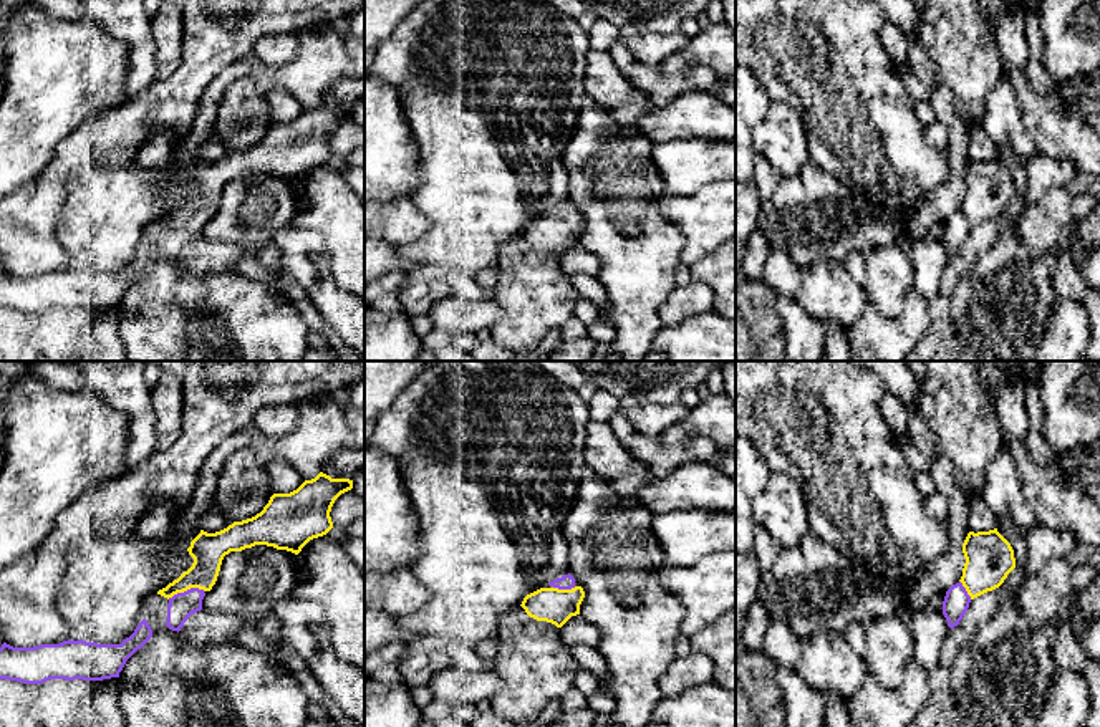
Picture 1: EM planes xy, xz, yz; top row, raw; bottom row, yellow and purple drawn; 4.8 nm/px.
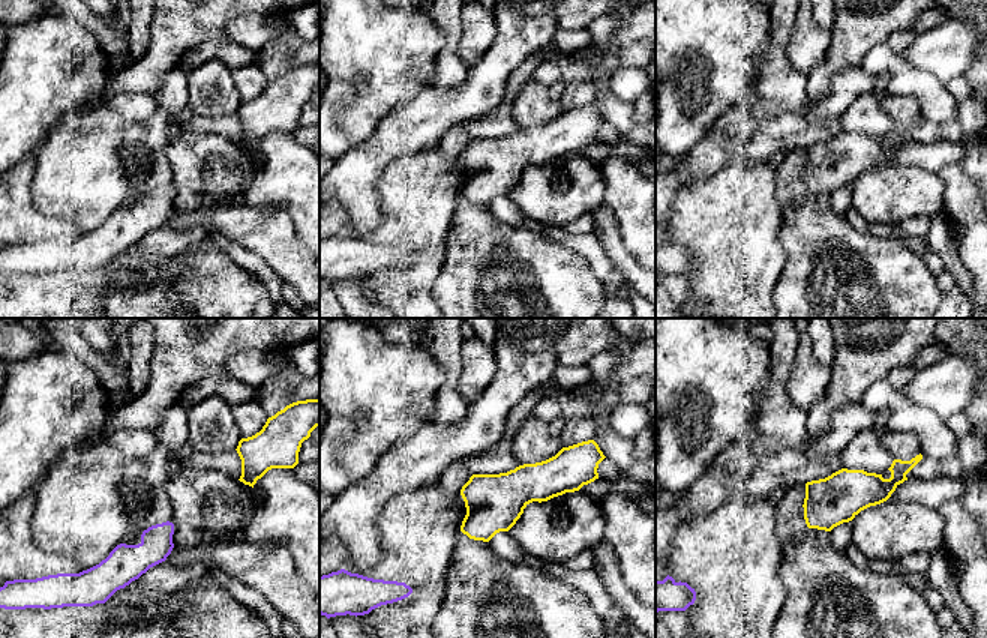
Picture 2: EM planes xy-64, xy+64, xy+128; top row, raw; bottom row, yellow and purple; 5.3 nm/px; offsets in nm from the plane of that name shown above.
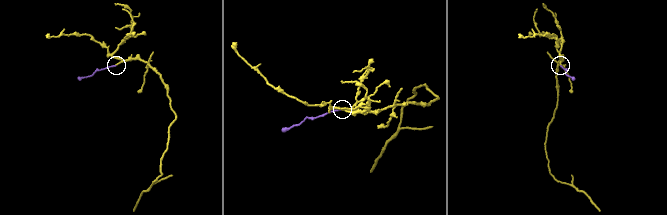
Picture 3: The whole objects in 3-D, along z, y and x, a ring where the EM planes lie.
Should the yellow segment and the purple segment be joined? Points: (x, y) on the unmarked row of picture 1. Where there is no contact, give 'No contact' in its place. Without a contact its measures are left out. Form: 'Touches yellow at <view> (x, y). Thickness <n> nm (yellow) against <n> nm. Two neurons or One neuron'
Touches yellow at xy (186, 219). Thickness 160 nm (yellow) against 120 nm. One neuron

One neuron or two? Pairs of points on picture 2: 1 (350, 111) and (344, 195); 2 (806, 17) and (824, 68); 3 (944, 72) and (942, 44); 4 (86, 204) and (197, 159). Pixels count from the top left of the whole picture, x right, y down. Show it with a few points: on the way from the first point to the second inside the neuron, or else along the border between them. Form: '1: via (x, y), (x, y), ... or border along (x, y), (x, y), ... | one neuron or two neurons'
1: border along (374, 129), (363, 141), (336, 161) | two neurons
2: border along (833, 32), (825, 57), (807, 75) | two neurons
3: via (944, 65), (944, 51) | one neuron
4: border along (168, 135), (167, 159), (171, 167), (173, 180) | two neurons

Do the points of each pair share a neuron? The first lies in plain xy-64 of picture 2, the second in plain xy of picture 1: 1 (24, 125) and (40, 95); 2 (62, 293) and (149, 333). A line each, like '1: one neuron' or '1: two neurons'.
1: one neuron
2: two neurons

